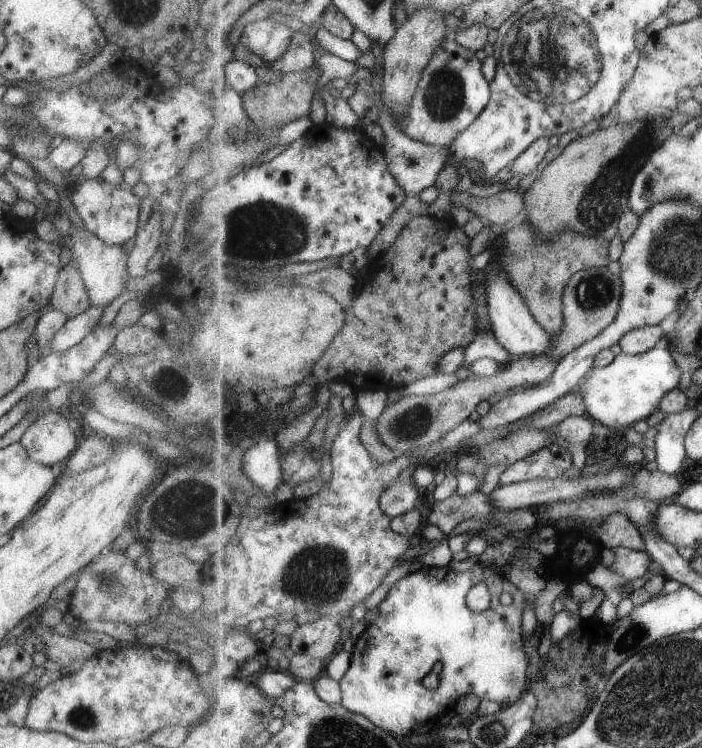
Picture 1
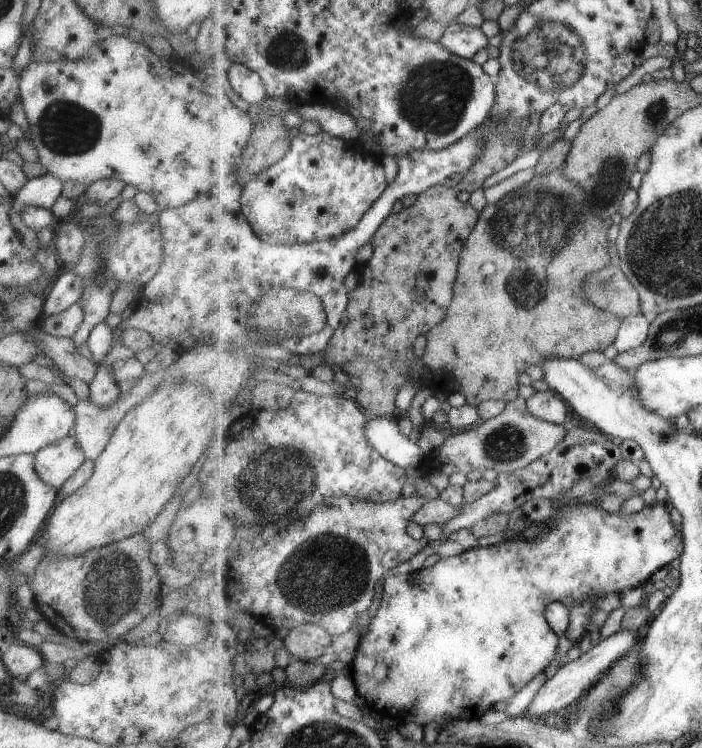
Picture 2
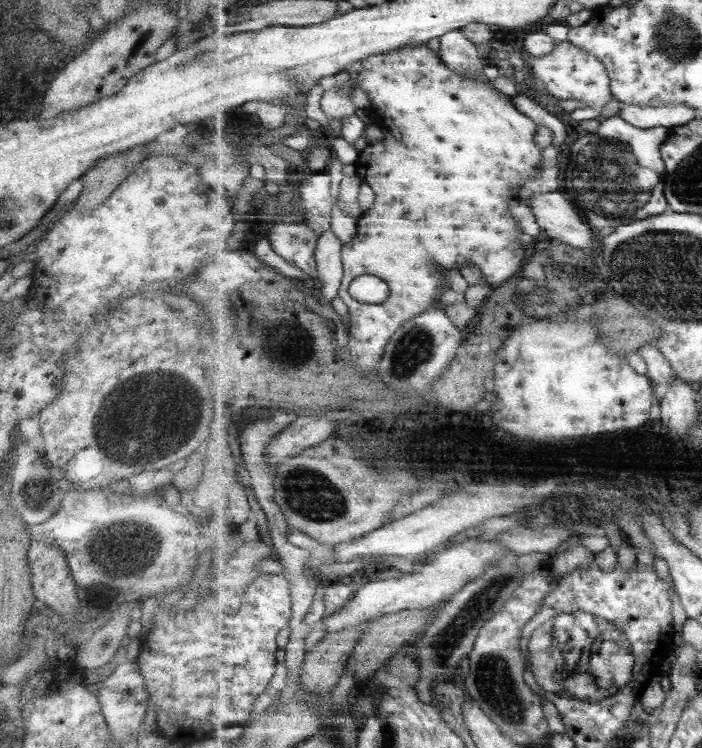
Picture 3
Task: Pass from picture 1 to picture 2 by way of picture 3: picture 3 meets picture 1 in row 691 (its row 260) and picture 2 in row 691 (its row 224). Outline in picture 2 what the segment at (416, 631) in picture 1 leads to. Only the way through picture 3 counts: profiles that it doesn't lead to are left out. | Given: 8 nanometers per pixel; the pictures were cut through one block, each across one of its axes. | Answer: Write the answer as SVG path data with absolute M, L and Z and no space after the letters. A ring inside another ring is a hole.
M571 501L564 505L549 521L545 522L544 530L534 539L512 540L507 539L502 543L488 547L475 547L465 550L459 556L440 558L434 565L420 569L408 575L387 576L384 581L384 590L379 608L376 610L369 632L361 639L356 655L353 656L353 680L359 694L365 700L365 705L377 716L387 716L397 724L403 722L417 722L421 726L435 722L435 720L453 720L453 718L475 719L481 718L489 708L493 708L499 701L506 701L520 690L523 690L535 677L539 676L555 658L557 646L561 642L559 634L549 626L545 610L551 602L561 602L569 610L569 623L565 637L573 644L578 644L583 636L587 636L585 626L593 622L591 612L597 609L595 601L605 593L620 593L622 590L643 587L651 580L656 570L669 565L675 558L681 558L686 548L684 536L678 531L674 522L671 522L669 502L647 505L639 512L624 515L623 513L610 513L601 510L596 504L576 504ZM562 510L562 512L561 512ZM417 576L417 586L411 586L409 579ZM395 620L395 626L393 626ZM401 640L401 642L399 642ZM397 644L397 646L395 646Z

